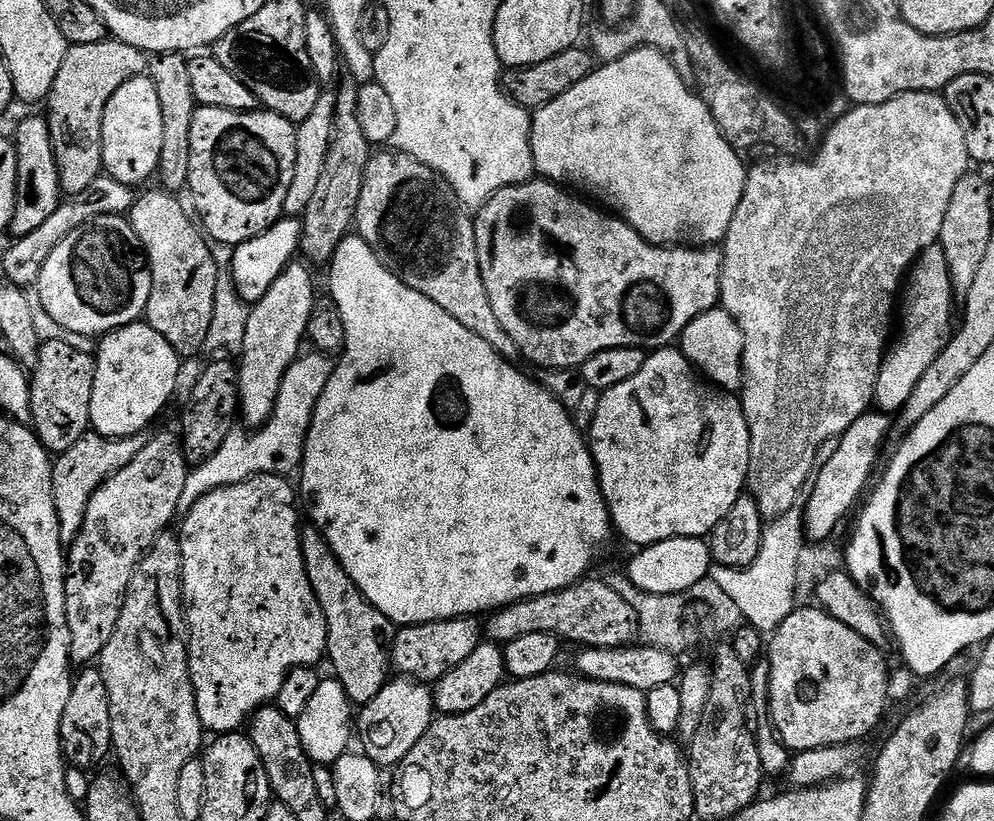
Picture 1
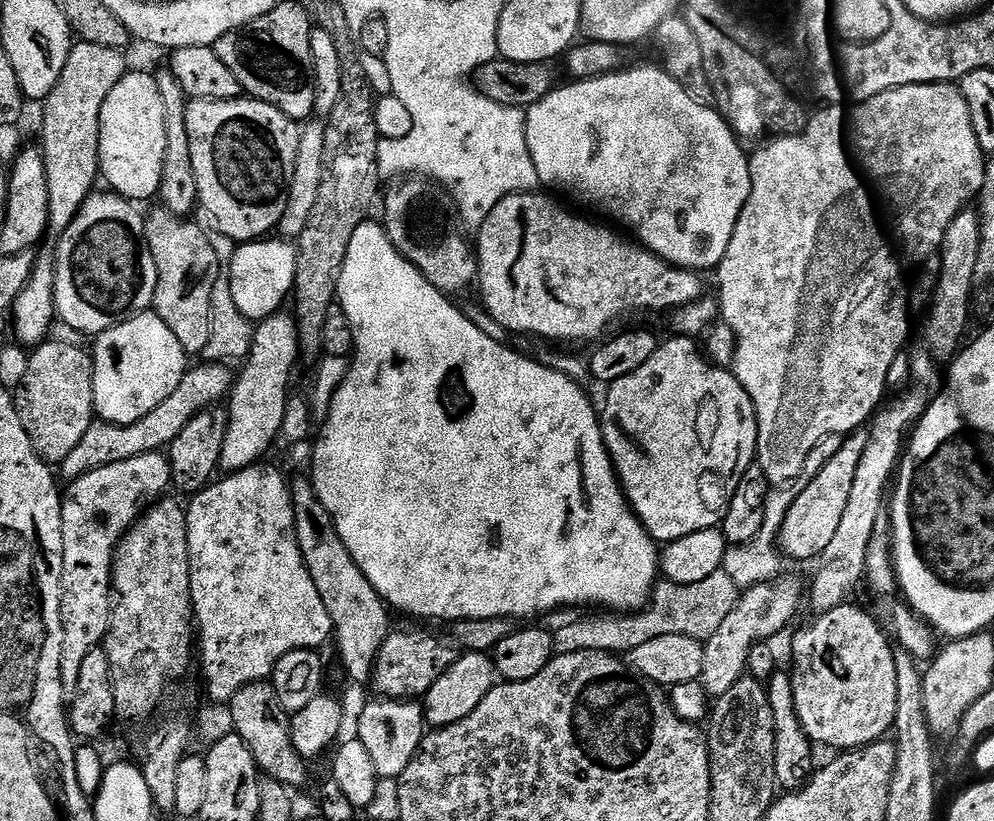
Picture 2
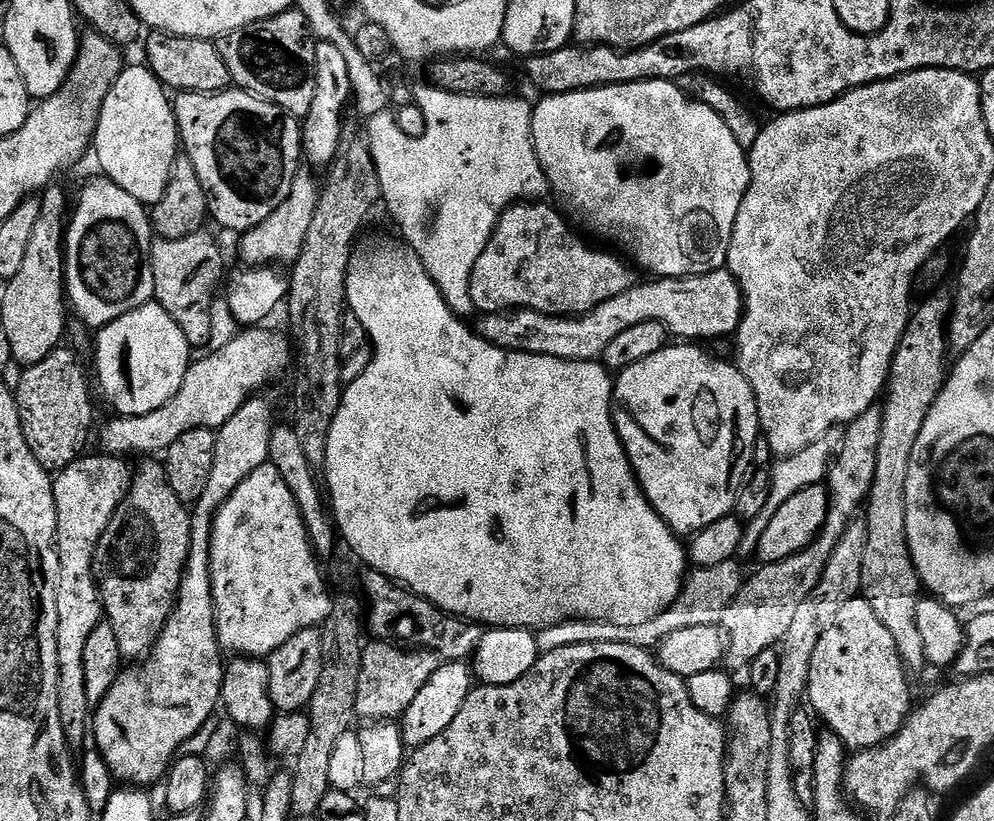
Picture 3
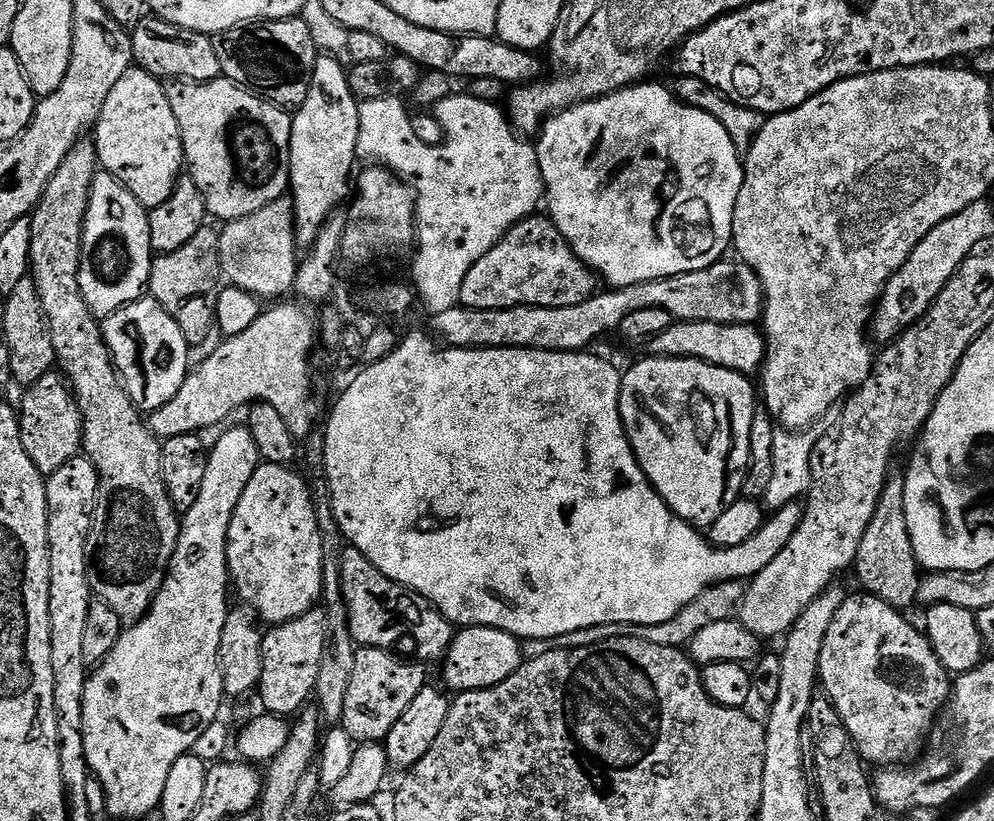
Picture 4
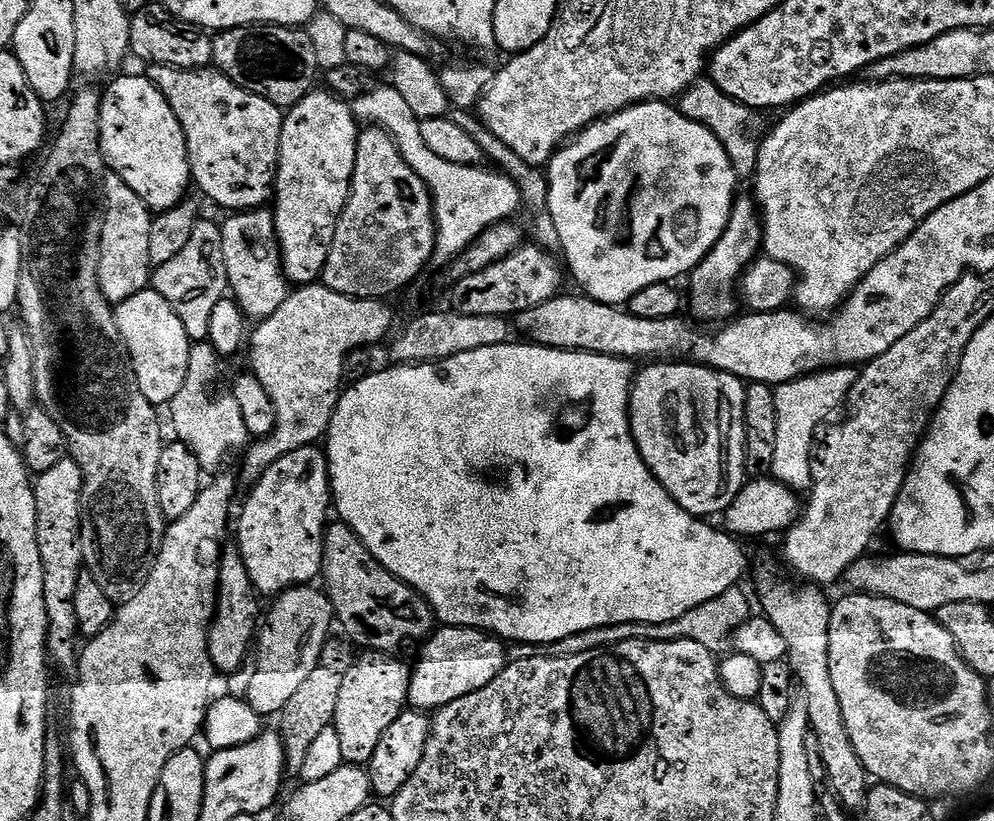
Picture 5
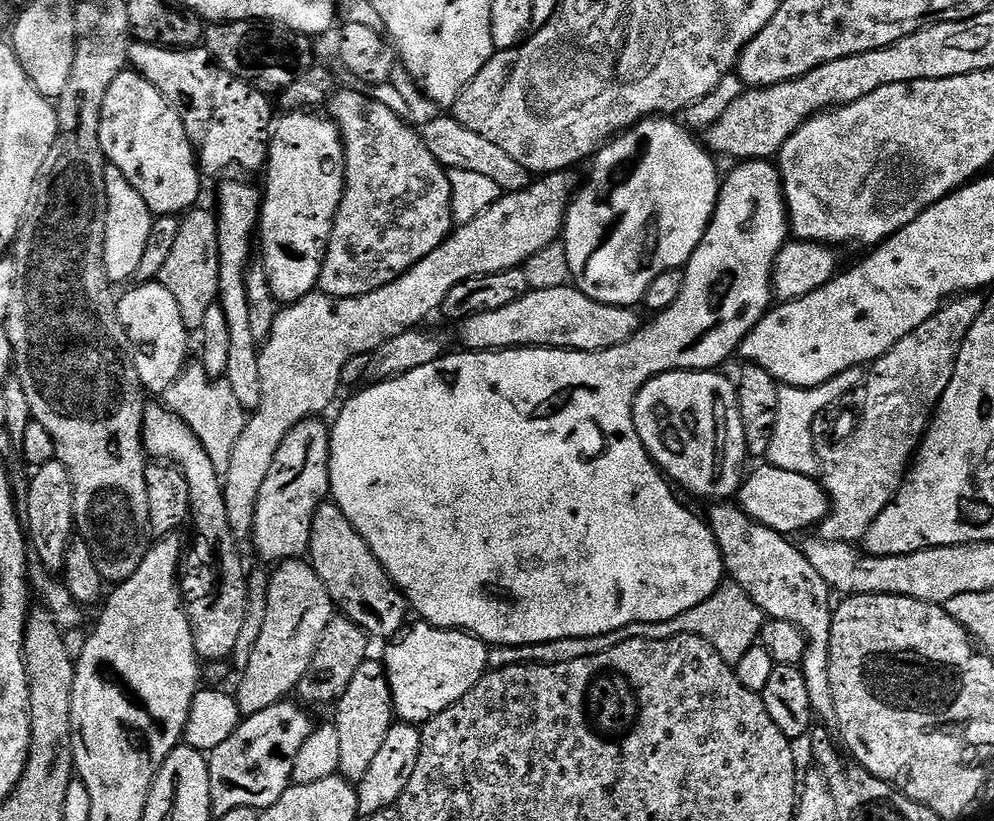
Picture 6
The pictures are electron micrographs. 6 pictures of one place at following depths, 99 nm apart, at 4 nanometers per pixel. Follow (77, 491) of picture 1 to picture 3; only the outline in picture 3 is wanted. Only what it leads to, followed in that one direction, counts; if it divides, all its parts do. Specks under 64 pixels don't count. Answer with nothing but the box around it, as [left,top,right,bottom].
[99,326,294,458]

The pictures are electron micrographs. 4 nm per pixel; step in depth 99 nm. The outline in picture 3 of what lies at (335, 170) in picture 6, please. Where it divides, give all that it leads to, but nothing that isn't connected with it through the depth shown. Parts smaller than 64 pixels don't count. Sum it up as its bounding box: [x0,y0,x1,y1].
[302,43,352,169]

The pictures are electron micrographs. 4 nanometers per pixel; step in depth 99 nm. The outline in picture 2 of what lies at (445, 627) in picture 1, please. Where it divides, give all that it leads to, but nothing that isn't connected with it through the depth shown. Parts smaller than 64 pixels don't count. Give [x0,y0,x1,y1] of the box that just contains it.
[370,631,457,700]

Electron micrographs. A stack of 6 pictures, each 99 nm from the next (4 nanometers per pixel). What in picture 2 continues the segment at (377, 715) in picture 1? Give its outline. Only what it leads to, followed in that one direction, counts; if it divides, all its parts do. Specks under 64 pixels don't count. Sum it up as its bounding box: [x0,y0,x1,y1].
[355,698,426,781]

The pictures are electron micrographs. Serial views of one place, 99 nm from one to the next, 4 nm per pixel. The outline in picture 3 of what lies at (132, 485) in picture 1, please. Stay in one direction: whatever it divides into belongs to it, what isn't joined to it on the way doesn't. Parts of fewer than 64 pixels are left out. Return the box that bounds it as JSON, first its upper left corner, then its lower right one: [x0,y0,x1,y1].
[52,454,134,750]

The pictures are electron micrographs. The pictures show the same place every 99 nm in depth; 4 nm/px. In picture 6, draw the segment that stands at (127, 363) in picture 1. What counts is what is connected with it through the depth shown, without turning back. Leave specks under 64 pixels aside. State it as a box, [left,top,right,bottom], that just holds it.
[118,282,190,394]

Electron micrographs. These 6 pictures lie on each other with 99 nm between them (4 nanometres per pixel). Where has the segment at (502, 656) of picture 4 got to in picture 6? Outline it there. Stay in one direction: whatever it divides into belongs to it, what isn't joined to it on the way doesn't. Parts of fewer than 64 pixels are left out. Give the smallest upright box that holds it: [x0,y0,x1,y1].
[382,622,489,726]

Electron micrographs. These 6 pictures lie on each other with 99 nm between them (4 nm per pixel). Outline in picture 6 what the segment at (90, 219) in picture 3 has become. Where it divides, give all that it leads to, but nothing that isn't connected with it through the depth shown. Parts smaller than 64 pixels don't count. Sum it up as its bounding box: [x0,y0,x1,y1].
[104,166,154,286]

